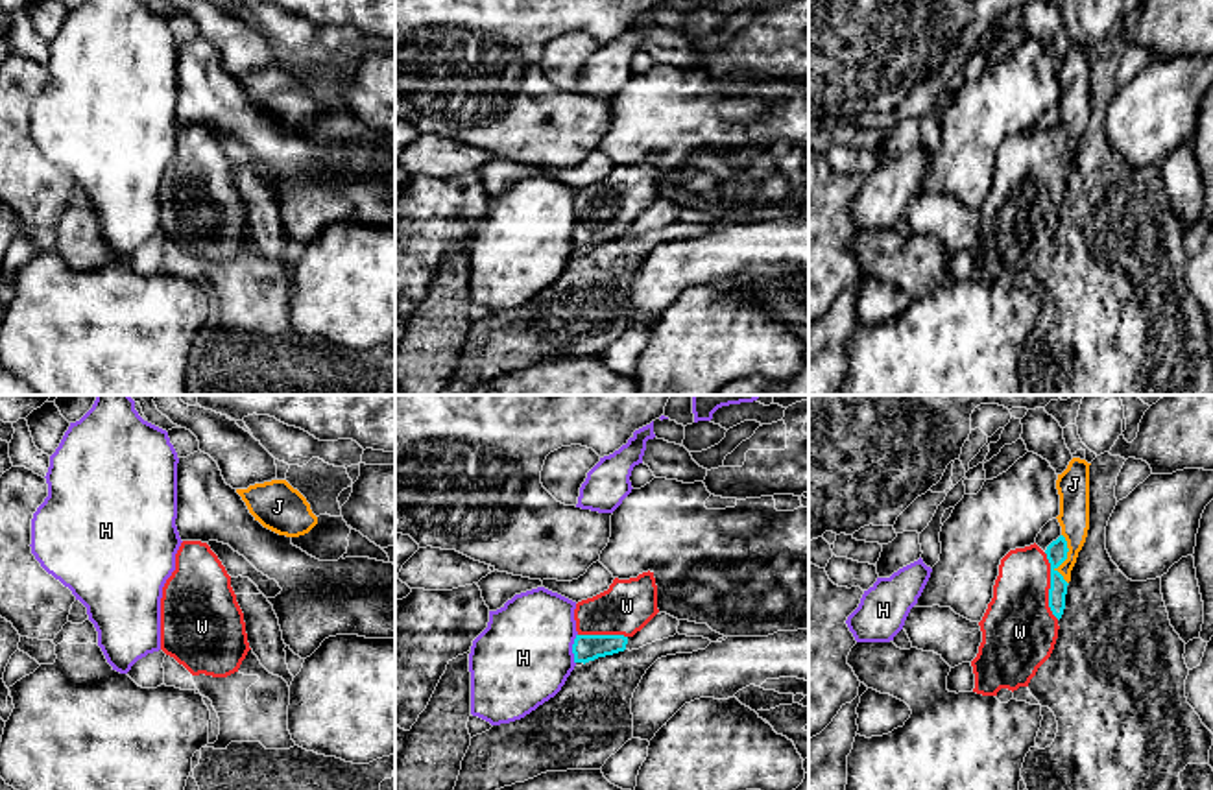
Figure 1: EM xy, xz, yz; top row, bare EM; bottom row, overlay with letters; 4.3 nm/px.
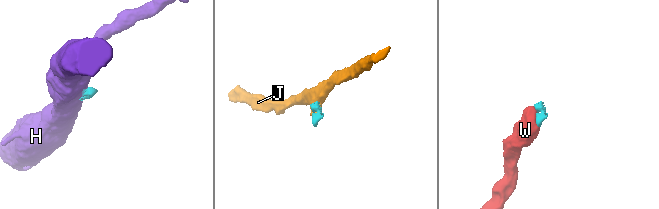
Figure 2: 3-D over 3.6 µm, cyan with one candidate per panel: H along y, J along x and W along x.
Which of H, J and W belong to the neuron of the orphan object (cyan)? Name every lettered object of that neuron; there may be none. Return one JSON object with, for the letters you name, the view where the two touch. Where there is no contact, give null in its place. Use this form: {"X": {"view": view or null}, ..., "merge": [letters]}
{"W": {"view": "yz"}, "merge": ["W"]}

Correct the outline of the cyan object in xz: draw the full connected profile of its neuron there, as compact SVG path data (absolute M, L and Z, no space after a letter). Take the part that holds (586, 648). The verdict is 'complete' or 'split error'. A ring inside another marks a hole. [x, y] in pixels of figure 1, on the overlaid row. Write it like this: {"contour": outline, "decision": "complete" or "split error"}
{"contour": "M654 572L637 578L615 578L607 591L576 604L574 663L626 650L628 639L641 631L655 615L657 585Z", "decision": "split error"}

